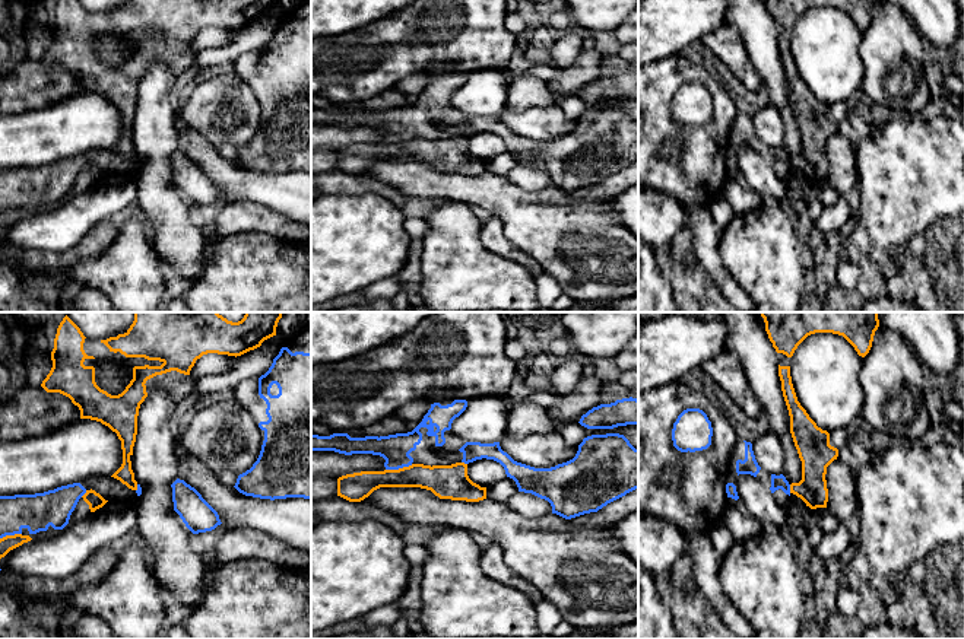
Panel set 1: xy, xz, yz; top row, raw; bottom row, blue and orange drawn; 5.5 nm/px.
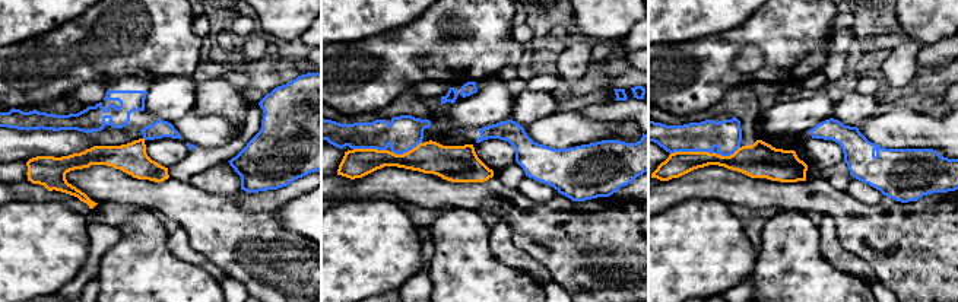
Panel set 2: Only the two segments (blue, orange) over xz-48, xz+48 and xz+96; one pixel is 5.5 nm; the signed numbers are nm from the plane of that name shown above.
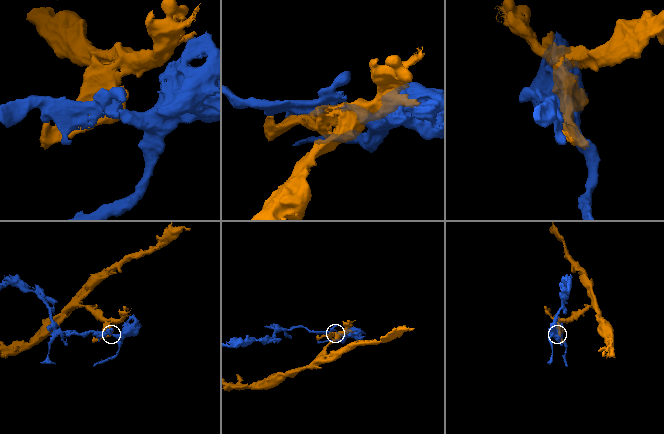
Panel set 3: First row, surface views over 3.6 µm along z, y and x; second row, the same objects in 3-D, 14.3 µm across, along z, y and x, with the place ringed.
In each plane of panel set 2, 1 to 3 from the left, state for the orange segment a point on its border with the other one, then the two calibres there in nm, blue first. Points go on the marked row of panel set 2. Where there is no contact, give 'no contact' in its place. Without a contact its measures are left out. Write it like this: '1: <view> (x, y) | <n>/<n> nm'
1: no contact
2: xz+48 (370, 148) | 190/160 nm
3: xz+96 (704, 150) | 170/160 nm

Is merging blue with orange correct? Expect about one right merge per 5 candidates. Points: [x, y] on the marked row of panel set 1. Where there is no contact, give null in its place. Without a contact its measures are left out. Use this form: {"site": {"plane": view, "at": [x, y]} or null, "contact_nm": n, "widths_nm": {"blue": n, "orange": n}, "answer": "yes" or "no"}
{"site": {"plane": "xz", "at": [399, 467]}, "contact_nm": 160, "widths_nm": {"blue": 160, "orange": 170}, "answer": "no"}

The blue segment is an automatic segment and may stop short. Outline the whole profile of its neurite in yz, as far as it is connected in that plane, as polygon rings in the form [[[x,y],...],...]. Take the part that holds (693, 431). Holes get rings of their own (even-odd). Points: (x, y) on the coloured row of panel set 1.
[[[700,408],[684,410],[673,423],[673,446],[681,452],[707,449],[711,445],[711,436],[711,422]]]

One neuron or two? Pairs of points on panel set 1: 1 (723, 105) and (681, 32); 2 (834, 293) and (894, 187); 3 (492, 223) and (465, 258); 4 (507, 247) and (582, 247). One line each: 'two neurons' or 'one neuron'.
1: two neurons
2: one neuron
3: two neurons
4: two neurons

